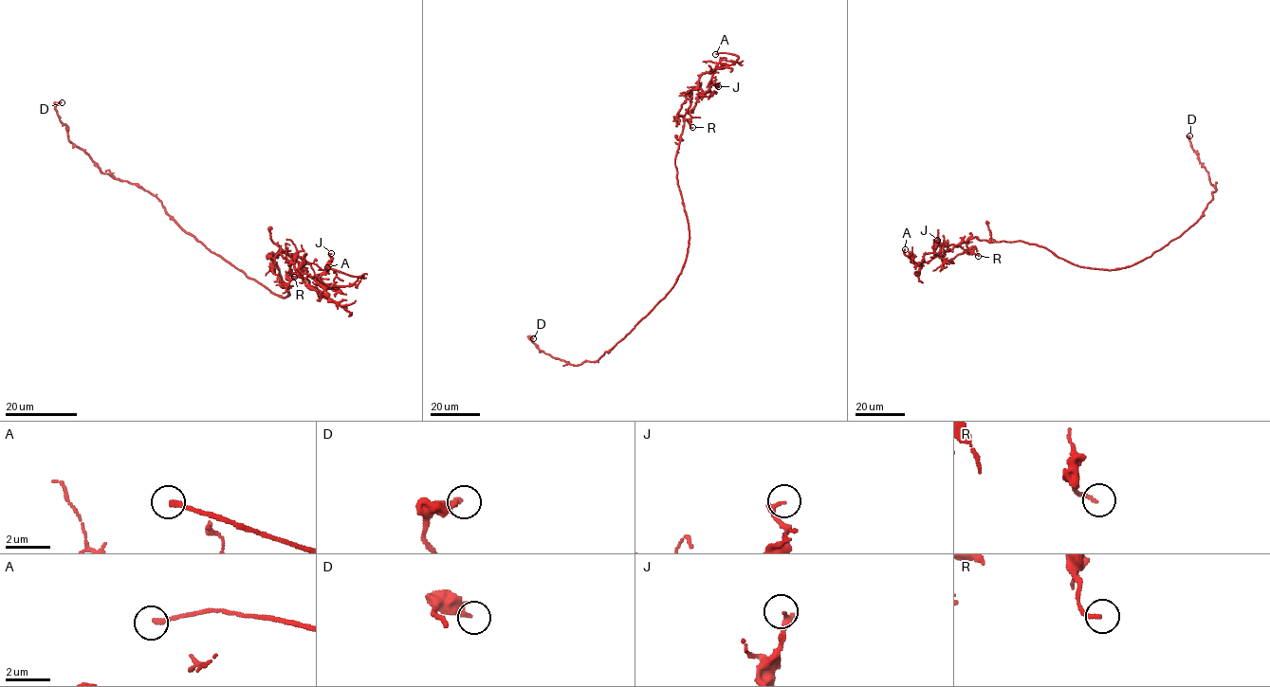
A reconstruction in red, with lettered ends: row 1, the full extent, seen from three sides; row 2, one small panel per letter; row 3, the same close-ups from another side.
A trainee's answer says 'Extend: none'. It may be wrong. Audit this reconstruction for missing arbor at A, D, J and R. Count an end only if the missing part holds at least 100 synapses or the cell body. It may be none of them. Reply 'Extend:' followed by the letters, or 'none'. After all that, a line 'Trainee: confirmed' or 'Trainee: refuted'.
Extend: A
Trainee: refuted

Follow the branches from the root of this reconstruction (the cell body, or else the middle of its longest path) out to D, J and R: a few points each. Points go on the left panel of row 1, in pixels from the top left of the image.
D: (285, 297), (211, 252), (154, 194), (102, 172), (68, 140), (67, 128), (55, 108), (62, 102)
J: (285, 297), (269, 255), (282, 249), (301, 275), (323, 285), (320, 279), (331, 253)
R: (285, 297), (280, 271), (267, 257), (282, 249), (302, 271), (298, 262), (290, 264), (294, 277)

